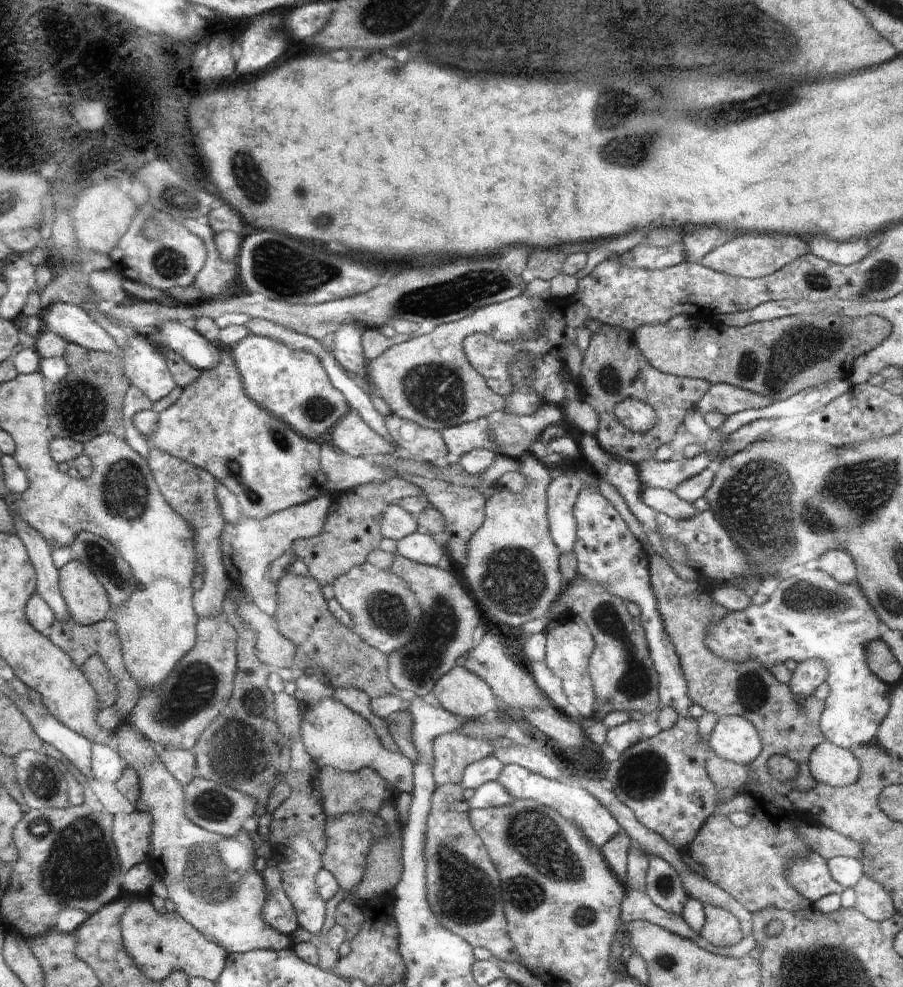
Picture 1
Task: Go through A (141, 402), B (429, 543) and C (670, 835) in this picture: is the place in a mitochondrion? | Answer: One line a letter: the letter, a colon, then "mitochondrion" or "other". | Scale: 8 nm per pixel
A: other
B: other
C: other

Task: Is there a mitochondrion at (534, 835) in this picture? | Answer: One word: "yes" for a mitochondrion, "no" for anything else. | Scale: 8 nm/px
yes

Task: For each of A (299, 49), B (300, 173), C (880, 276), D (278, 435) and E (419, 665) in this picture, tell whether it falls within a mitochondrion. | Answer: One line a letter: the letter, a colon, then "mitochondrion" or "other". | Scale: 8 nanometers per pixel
A: other
B: other
C: mitochondrion
D: mitochondrion
E: mitochondrion

